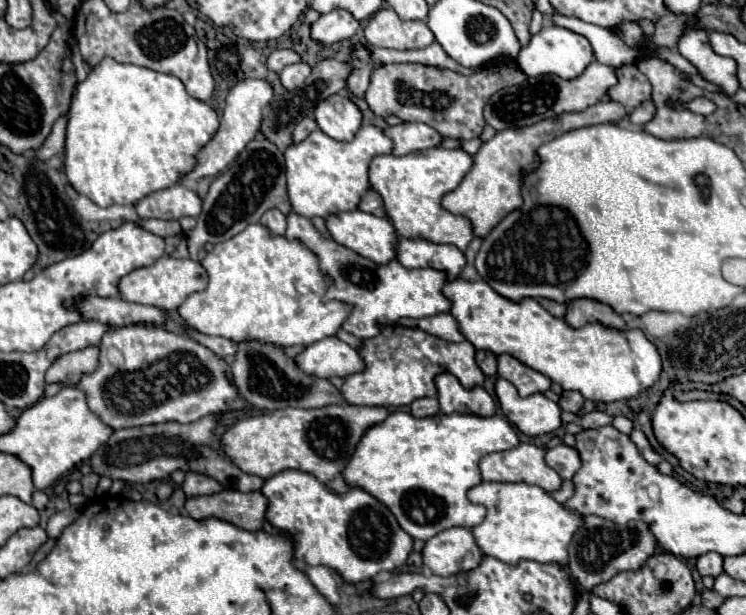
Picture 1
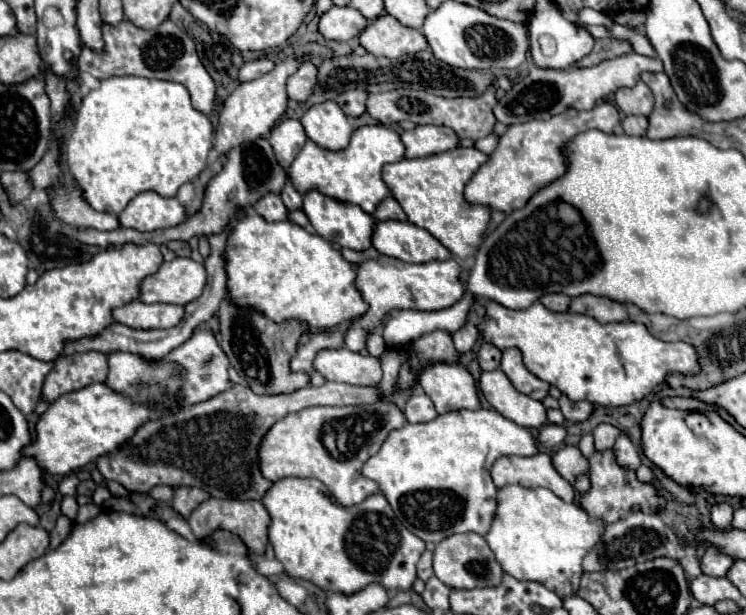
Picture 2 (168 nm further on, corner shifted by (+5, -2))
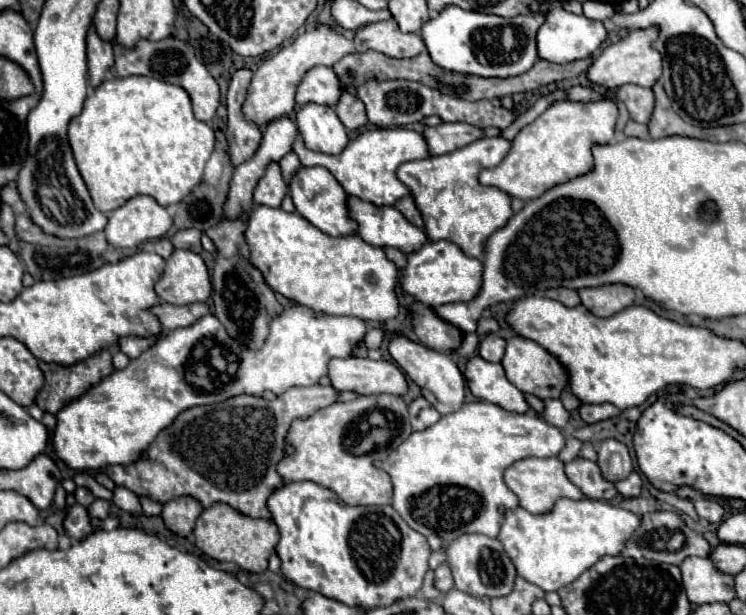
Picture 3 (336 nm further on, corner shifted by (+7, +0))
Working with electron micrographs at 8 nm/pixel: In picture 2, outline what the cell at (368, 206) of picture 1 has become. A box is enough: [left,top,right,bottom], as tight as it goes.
[373,198,407,220]

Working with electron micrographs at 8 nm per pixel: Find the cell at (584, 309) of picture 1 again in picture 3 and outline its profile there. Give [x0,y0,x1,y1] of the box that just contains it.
[579,284,635,318]

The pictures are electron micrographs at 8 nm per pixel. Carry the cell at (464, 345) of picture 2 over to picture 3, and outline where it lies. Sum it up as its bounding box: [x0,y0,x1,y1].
[477,318,499,338]

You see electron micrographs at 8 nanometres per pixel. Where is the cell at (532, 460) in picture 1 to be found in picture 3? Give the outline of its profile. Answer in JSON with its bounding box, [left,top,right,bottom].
[503,458,583,514]

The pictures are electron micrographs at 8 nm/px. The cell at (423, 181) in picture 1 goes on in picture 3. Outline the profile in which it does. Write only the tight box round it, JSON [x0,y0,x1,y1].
[397,138,513,258]

